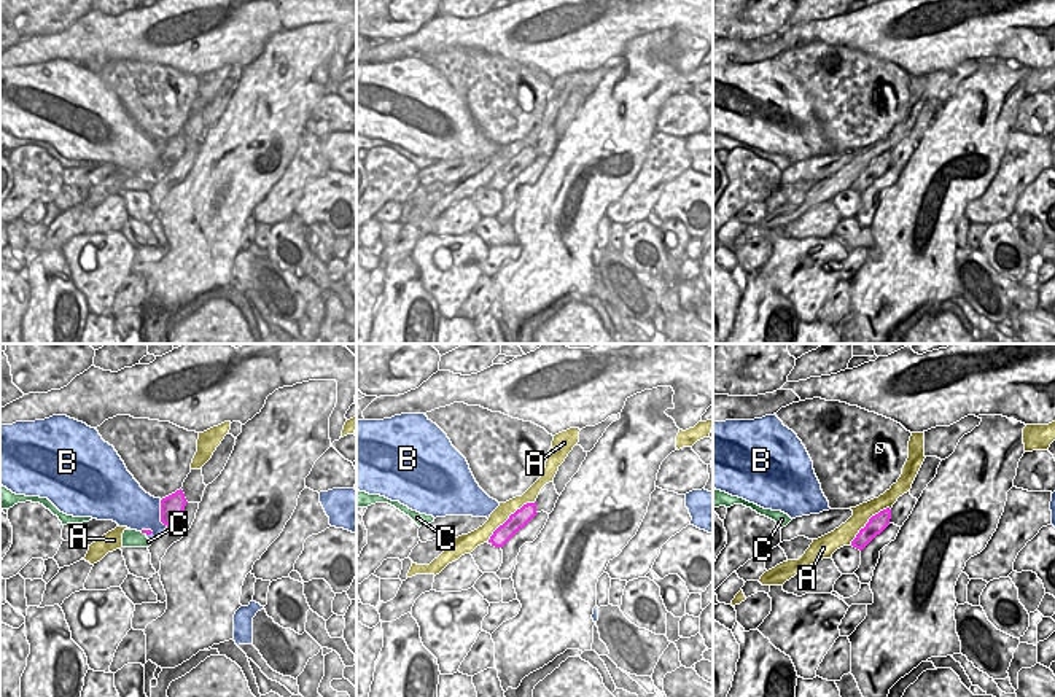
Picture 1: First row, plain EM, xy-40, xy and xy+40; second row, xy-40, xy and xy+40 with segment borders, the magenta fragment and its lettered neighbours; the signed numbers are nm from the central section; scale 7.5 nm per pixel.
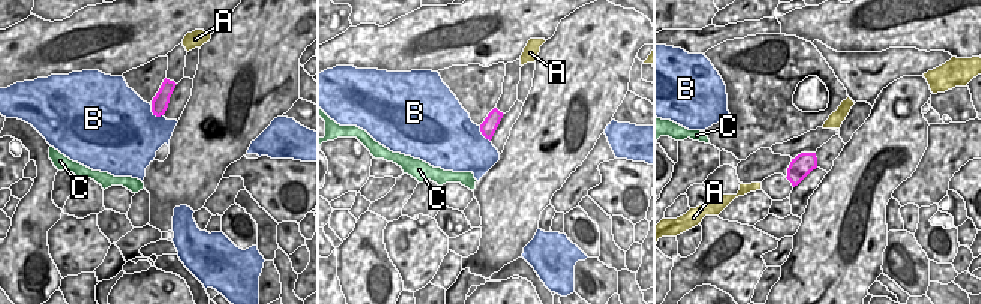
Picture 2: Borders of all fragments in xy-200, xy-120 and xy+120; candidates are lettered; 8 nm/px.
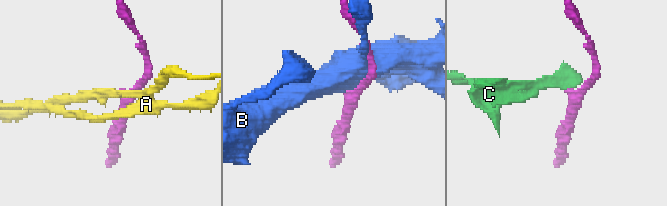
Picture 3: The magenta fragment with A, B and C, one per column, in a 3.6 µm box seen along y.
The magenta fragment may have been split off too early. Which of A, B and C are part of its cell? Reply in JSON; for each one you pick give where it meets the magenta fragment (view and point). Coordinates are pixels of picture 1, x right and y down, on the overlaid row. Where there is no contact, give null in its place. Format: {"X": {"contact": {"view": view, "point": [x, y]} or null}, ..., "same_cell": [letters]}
{"same_cell": []}

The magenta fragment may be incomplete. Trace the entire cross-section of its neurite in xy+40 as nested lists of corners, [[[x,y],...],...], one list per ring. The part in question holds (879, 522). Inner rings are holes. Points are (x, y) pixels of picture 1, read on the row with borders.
[[[890,508],[872,516],[866,527],[861,528],[856,538],[851,541],[851,546],[862,551],[877,535],[880,535],[890,525],[890,519],[891,519]]]

